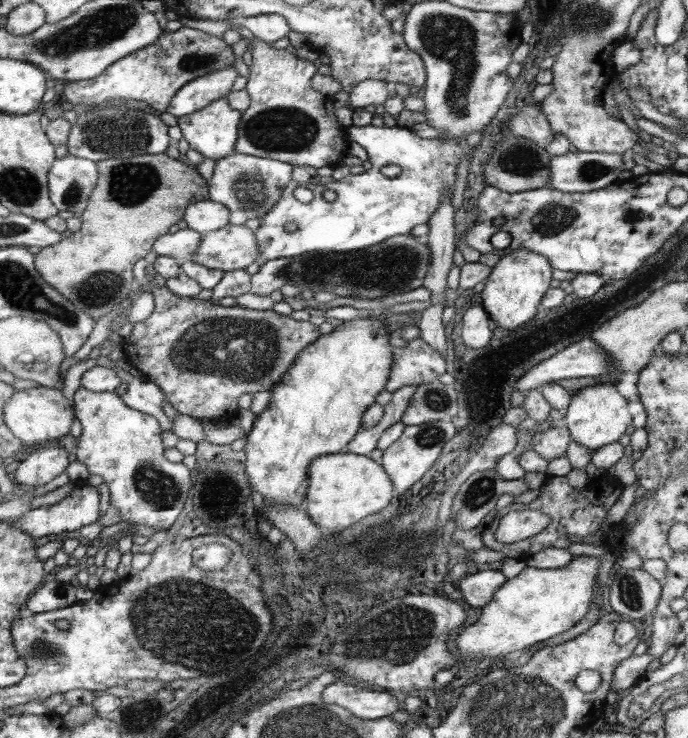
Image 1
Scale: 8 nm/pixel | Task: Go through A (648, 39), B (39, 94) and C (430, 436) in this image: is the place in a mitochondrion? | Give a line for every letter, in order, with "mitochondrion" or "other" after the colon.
A: other
B: other
C: mitochondrion

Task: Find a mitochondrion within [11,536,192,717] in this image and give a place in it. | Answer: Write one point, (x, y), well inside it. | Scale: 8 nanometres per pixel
(40, 651)

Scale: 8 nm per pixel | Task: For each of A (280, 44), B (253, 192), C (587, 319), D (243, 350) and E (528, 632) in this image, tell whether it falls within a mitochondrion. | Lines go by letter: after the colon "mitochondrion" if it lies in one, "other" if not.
A: other
B: mitochondrion
C: other
D: mitochondrion
E: other

